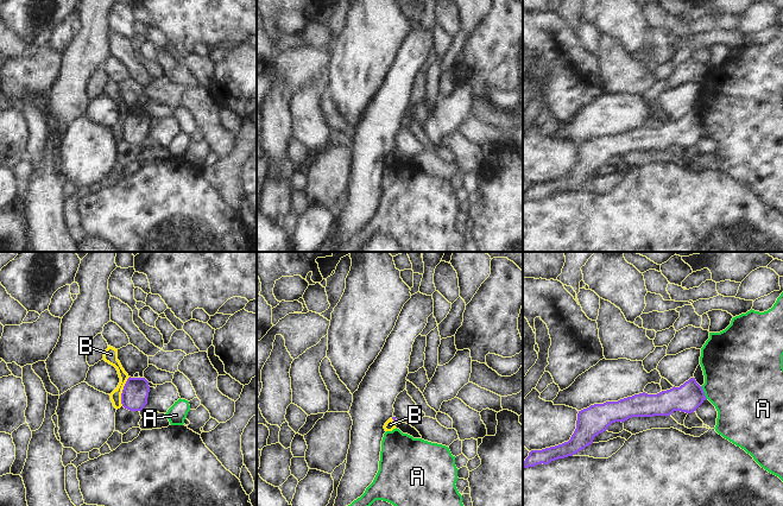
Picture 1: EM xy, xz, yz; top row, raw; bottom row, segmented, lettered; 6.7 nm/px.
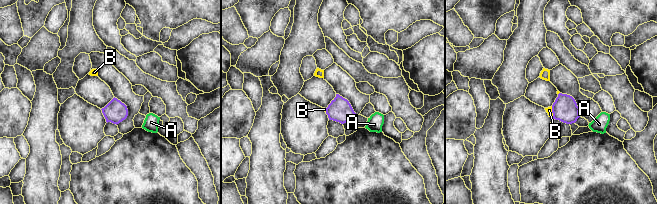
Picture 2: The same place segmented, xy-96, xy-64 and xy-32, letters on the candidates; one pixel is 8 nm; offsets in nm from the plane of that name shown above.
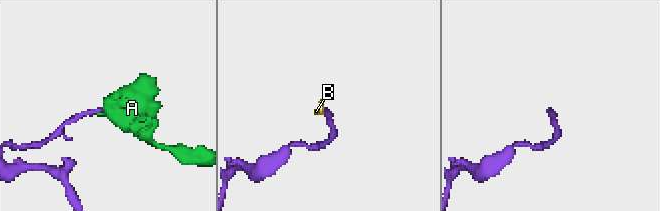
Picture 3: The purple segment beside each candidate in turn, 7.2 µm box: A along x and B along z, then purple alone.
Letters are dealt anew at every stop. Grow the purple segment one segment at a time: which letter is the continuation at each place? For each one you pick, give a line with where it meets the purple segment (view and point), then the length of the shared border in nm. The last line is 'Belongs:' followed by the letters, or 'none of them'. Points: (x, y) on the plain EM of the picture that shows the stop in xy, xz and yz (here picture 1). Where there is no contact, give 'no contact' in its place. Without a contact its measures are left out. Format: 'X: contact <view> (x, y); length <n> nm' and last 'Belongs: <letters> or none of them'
B: contact xy (122, 125); length 200 nm
Belongs: B

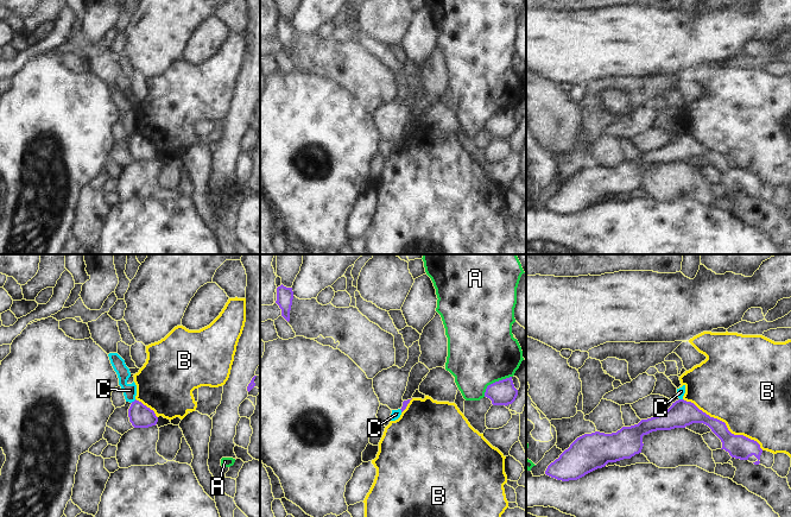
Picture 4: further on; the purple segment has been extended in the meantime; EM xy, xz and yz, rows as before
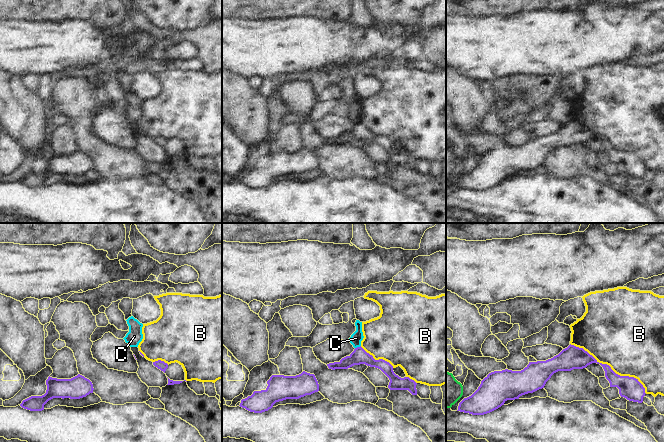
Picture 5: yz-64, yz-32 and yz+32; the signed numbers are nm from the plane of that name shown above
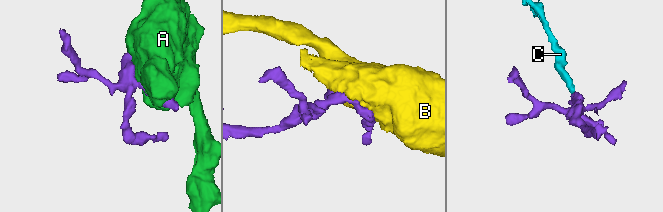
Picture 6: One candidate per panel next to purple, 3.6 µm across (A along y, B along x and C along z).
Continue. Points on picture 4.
C: contact xy (134, 134); length 40 nm
Belongs: C

